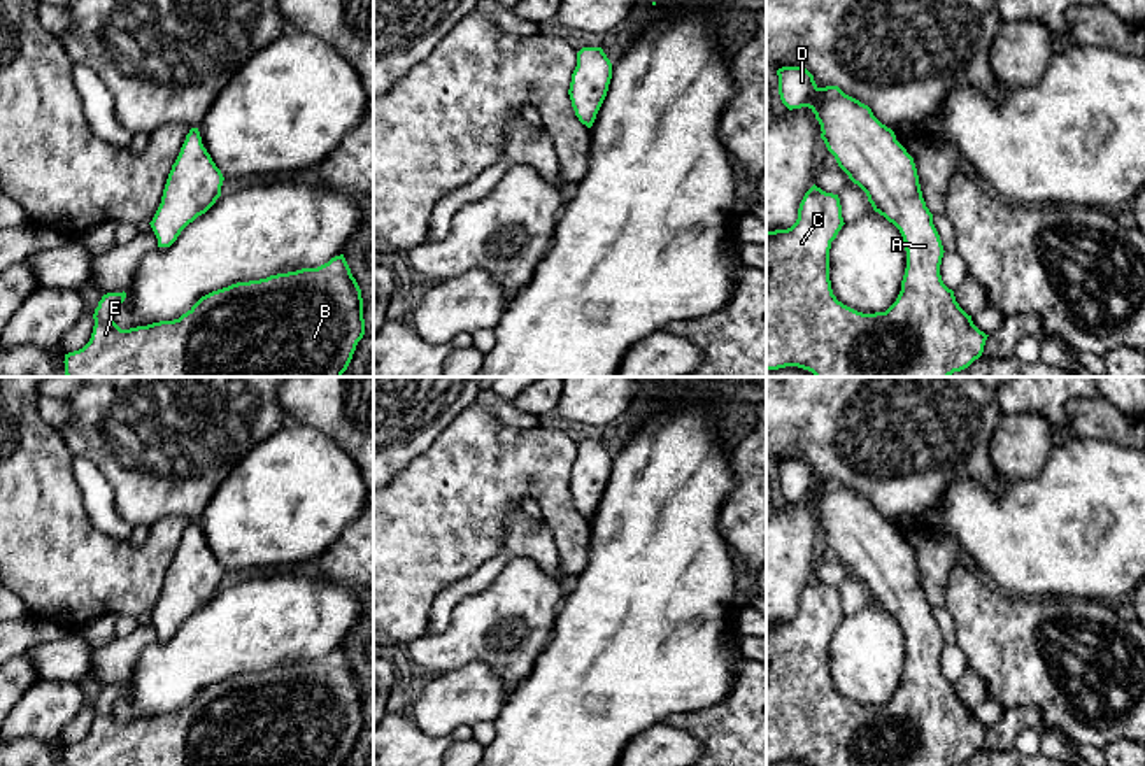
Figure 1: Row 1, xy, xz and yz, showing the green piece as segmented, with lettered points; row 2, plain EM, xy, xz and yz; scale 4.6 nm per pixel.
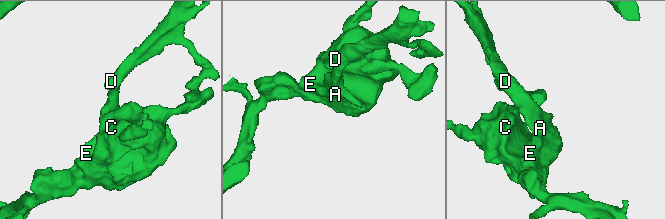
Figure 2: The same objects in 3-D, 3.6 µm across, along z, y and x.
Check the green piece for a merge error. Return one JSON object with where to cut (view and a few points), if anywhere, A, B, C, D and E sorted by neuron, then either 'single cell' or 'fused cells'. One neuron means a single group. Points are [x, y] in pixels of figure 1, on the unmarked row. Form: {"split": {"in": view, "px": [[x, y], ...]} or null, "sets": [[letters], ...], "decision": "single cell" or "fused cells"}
{"split": {"in": "yz", "px": [[884, 531], [881, 539], [903, 553], [903, 628]]}, "sets": [["A", "B", "C", "E"], ["D"]], "decision": "fused cells"}

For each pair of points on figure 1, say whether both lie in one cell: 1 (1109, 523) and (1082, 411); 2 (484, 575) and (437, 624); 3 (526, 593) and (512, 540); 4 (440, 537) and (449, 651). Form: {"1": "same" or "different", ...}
{"1": "different", "2": "same", "3": "different", "4": "different"}

